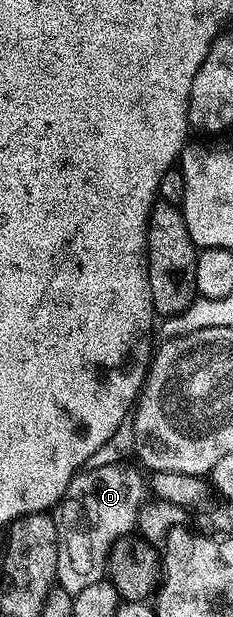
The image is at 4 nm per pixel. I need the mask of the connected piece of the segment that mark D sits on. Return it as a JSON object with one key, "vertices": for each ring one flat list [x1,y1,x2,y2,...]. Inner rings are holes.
{"vertices":[[120,462,82,469,53,510,58,540,56,585,73,598,104,577,113,542,130,535,136,527,139,508,147,496,147,482,138,467,129,465]]}

